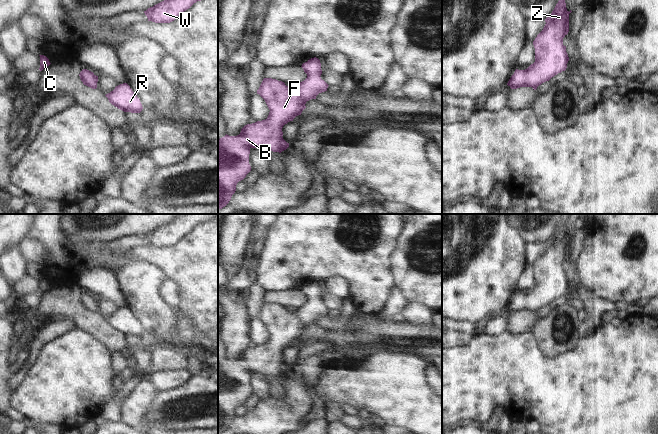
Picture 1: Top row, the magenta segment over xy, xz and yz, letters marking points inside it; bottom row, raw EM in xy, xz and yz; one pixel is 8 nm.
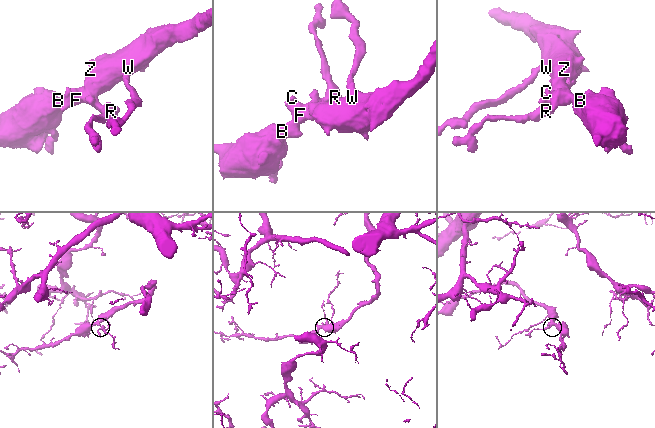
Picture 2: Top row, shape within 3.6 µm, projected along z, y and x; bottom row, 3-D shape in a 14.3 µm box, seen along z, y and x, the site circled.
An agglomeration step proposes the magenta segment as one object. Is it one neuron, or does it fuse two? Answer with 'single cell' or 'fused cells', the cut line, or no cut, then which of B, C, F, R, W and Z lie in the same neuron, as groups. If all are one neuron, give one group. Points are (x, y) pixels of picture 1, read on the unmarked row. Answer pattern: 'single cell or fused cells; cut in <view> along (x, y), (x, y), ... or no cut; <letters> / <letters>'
single cell; no cut; B C F R W Z

